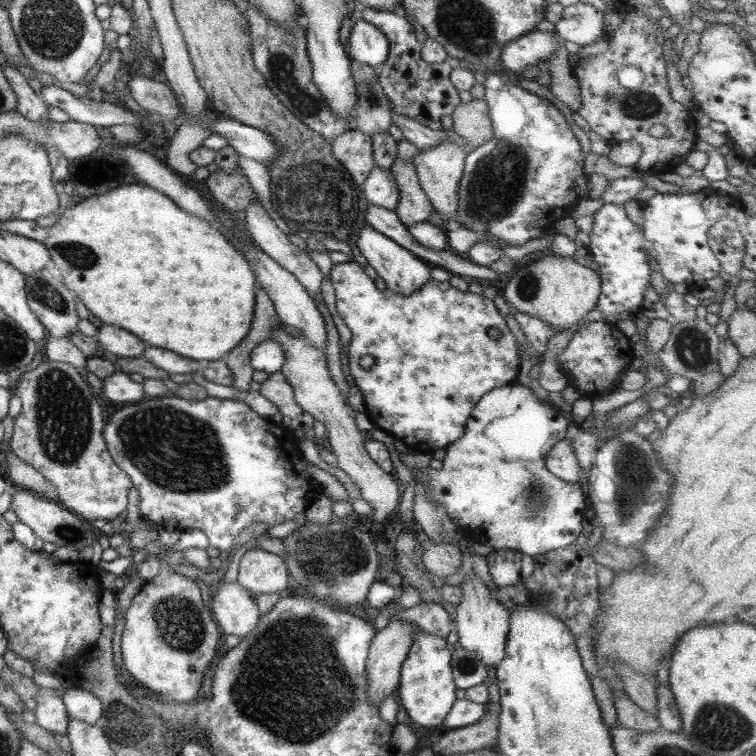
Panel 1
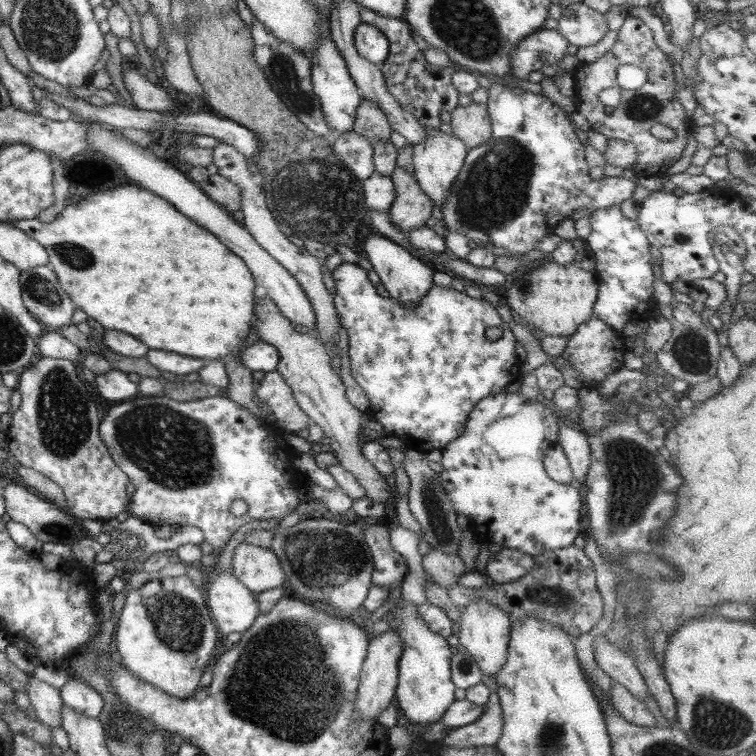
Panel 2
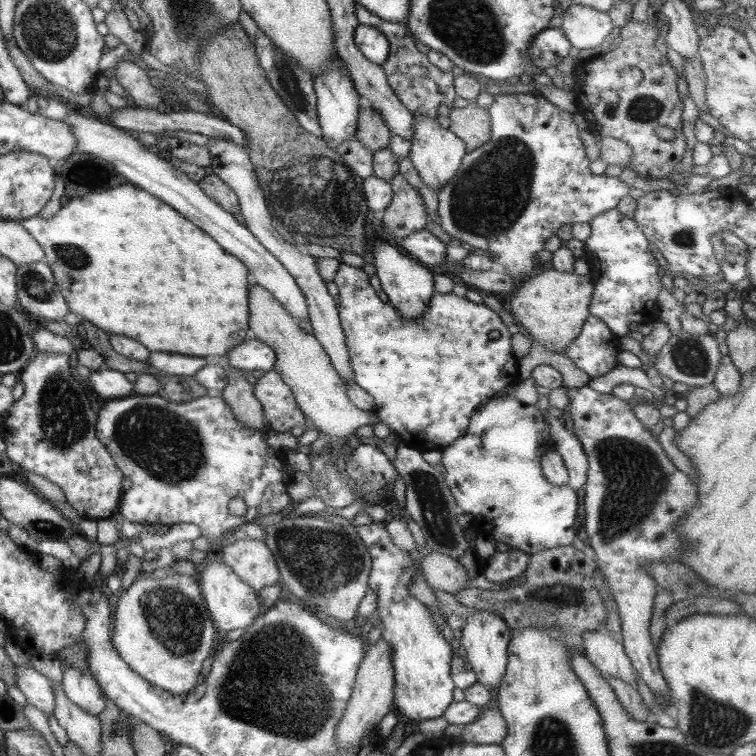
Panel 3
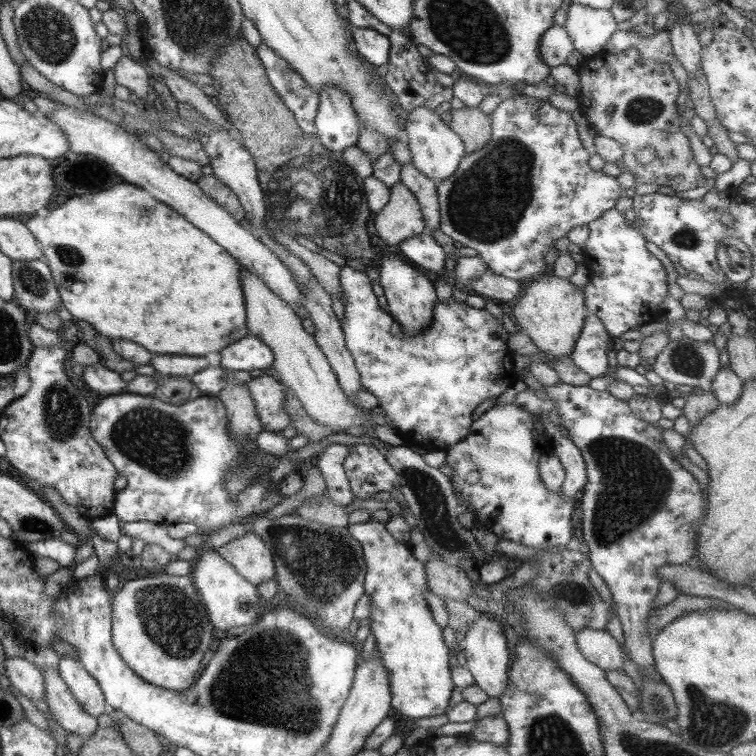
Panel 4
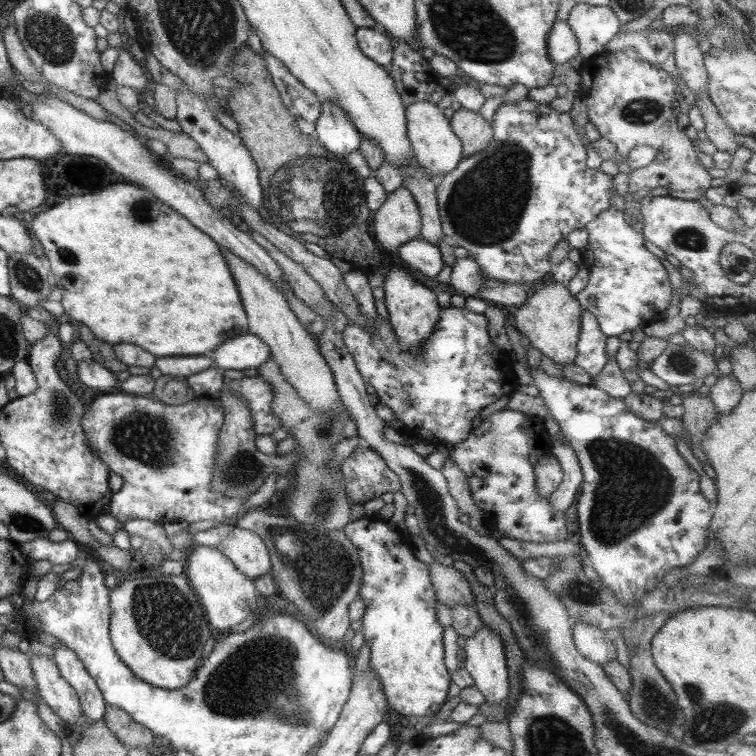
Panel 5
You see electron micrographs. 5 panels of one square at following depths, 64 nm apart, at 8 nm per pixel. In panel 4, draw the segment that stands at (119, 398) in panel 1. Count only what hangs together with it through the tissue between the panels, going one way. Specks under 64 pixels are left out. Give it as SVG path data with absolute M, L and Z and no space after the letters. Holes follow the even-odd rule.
M97 362L91 366L84 366L80 377L83 378L83 382L87 384L91 391L105 397L127 393L125 391L127 384L119 375Z

